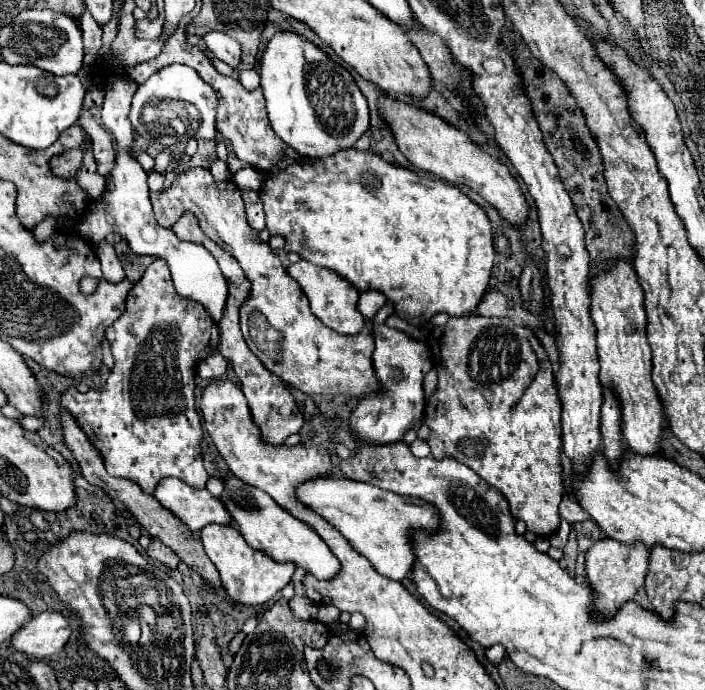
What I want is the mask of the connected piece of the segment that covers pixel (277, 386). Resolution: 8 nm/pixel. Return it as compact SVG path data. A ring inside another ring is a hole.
M184 214L172 228L176 232L178 238L182 240L188 240L188 242L194 242L194 244L200 244L204 246L218 262L222 274L226 276L228 284L230 284L230 296L228 296L228 304L226 304L226 312L224 312L224 318L220 320L220 354L230 360L232 364L232 370L236 372L240 384L242 384L242 392L248 400L248 406L252 410L252 416L254 416L254 422L258 424L258 428L262 430L262 436L266 438L268 444L284 444L284 440L290 436L290 434L296 434L302 424L304 424L304 416L300 414L296 402L294 402L294 396L292 396L292 390L276 376L272 374L270 370L266 370L266 366L250 352L250 348L246 346L244 338L242 338L242 332L240 332L240 324L238 324L238 312L240 312L240 306L244 304L246 296L250 296L250 282L246 280L244 276L244 270L240 268L240 264L228 254L224 252L218 244L214 244L198 226L198 220L192 216L192 214Z

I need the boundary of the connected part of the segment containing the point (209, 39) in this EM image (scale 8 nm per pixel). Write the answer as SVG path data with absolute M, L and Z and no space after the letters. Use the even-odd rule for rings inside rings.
M210 32L204 36L204 42L206 42L208 50L222 62L230 64L232 68L236 68L240 64L240 44L234 38L230 38L222 32Z

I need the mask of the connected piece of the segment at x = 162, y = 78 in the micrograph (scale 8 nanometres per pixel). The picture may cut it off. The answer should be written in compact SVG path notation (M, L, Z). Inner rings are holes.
M180 64L166 66L160 72L152 74L144 84L140 84L130 108L130 122L136 134L144 136L150 142L162 144L164 148L188 142L192 138L214 140L216 138L214 120L216 120L214 90L202 78L198 78L194 70ZM190 108L194 114L186 112Z

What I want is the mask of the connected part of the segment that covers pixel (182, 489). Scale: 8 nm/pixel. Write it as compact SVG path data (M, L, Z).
M178 478L160 480L154 498L178 516L192 532L198 532L208 524L230 524L230 514L218 498L214 498L206 488L192 488Z

